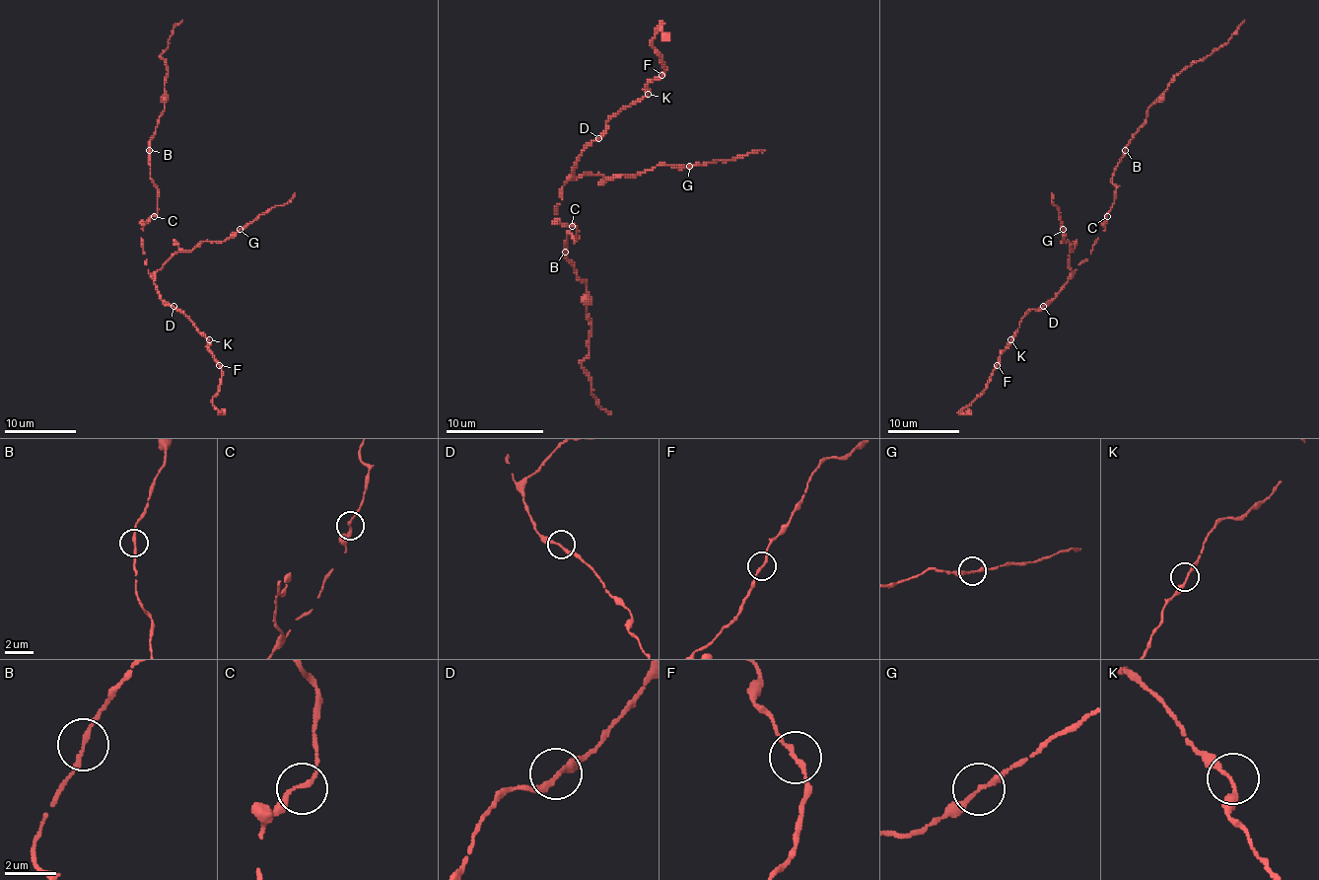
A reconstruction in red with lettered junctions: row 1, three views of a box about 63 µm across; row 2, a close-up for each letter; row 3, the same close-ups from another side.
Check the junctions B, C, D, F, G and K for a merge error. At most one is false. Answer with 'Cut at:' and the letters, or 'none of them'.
Cut at: none of them

